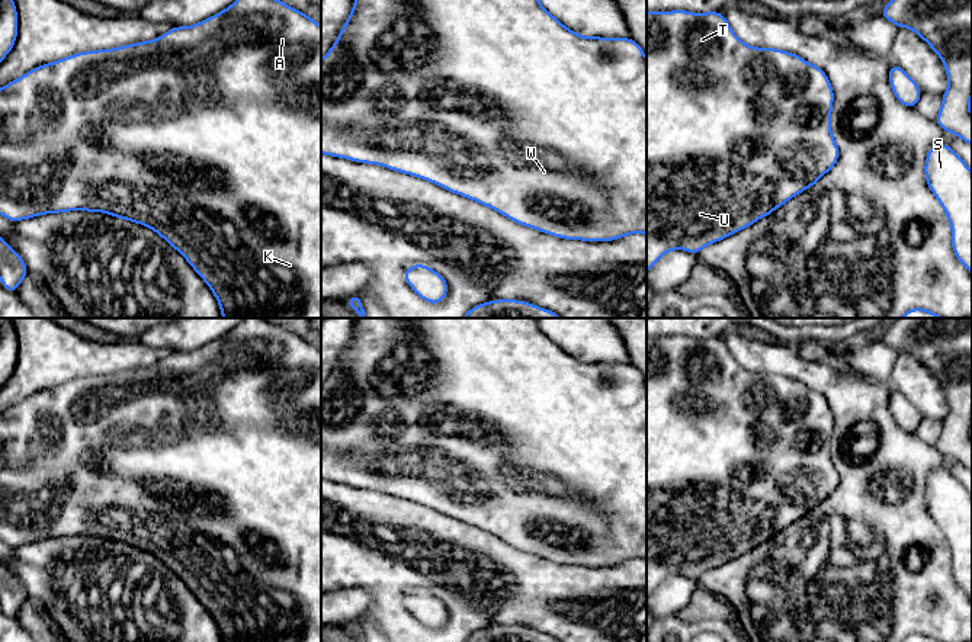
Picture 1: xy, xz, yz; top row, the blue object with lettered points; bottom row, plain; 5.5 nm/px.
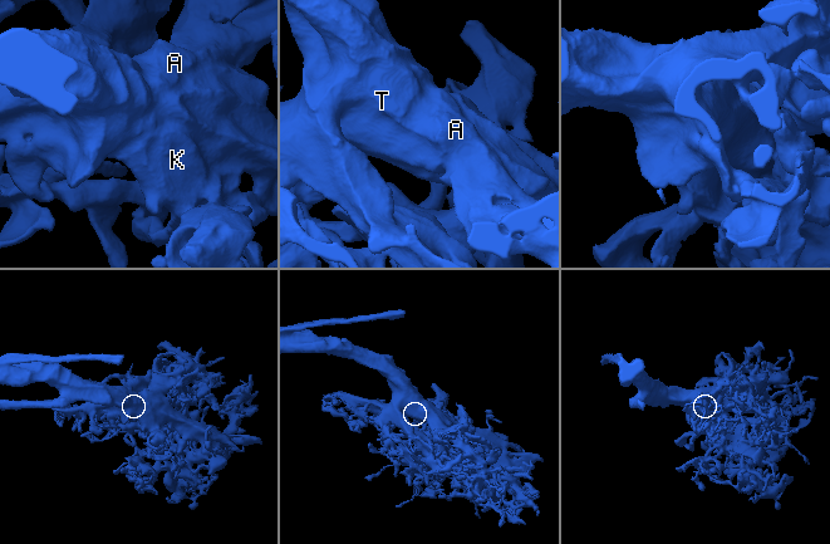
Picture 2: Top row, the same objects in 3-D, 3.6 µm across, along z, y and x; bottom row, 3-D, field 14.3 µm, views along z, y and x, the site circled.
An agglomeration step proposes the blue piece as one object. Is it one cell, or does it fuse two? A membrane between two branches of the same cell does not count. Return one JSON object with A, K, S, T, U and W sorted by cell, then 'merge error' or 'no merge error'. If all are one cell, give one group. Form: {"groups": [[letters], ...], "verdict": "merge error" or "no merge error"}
{"groups": [["A", "K", "S", "T", "U", "W"]], "verdict": "no merge error"}

